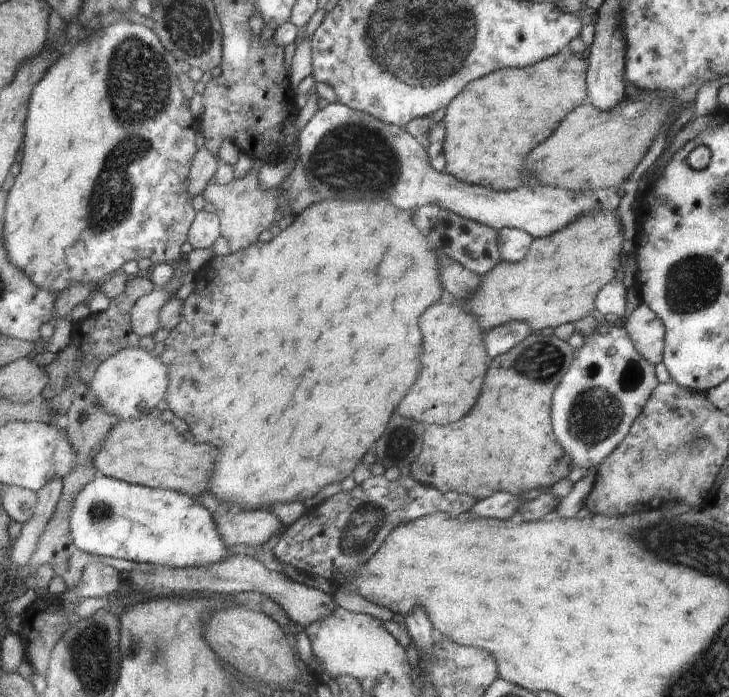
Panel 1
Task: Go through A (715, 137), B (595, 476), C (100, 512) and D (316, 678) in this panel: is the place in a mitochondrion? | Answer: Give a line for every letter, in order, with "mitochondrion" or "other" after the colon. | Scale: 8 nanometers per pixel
A: other
B: other
C: mitochondrion
D: other

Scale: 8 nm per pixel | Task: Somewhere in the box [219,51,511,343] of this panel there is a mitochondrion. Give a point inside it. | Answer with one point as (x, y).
(357, 159)

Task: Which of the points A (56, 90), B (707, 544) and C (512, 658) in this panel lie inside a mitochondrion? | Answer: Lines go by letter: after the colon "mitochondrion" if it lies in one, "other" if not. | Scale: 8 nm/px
A: other
B: mitochondrion
C: other

